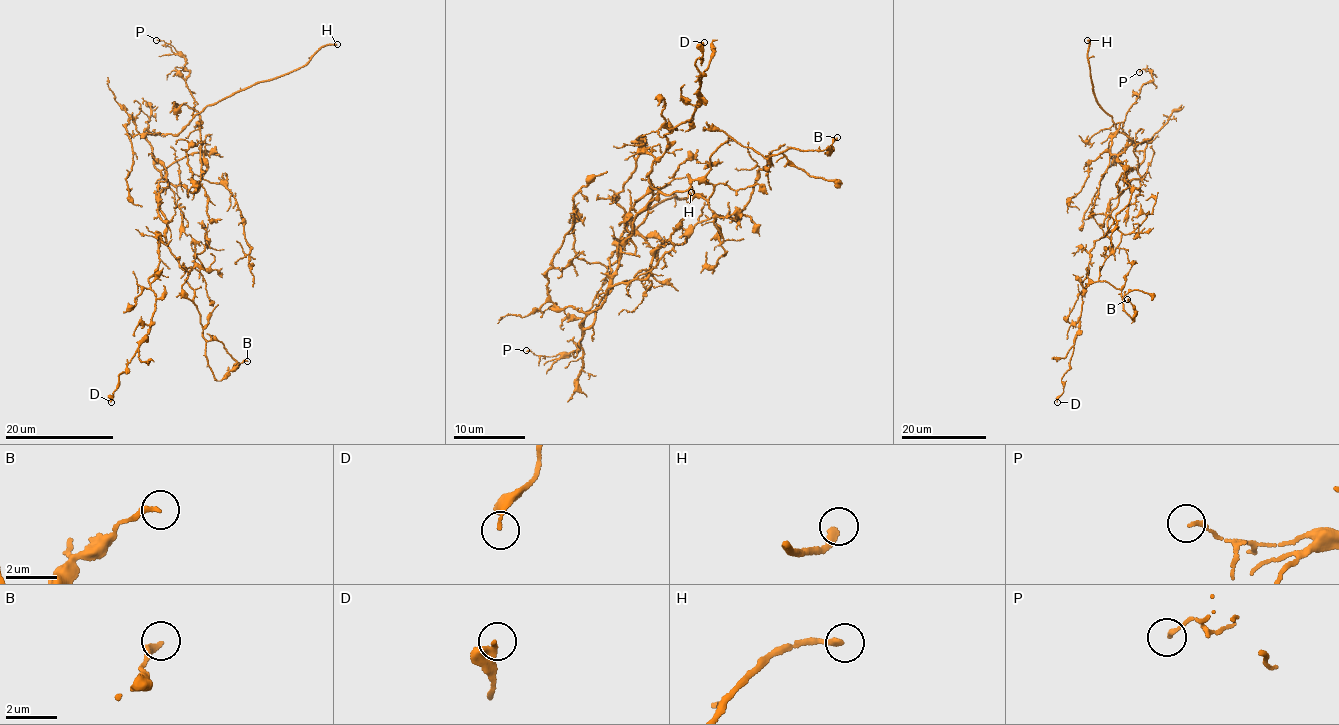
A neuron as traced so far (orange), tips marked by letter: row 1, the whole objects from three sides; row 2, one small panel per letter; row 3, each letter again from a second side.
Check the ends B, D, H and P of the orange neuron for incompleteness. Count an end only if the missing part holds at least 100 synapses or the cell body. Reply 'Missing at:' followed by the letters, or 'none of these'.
Missing at: H

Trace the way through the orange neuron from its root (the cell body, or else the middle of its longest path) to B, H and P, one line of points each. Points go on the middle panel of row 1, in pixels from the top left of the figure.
B: (632, 255), (625, 221), (662, 193), (688, 189), (730, 137), (769, 158), (790, 146), (827, 151), (837, 137)
H: (632, 255), (619, 254), (582, 327), (595, 322), (610, 288), (609, 259), (624, 228), (691, 192)
P: (632, 255), (619, 254), (611, 285), (649, 275), (668, 240), (636, 231), (617, 245), (578, 350), (526, 350)

